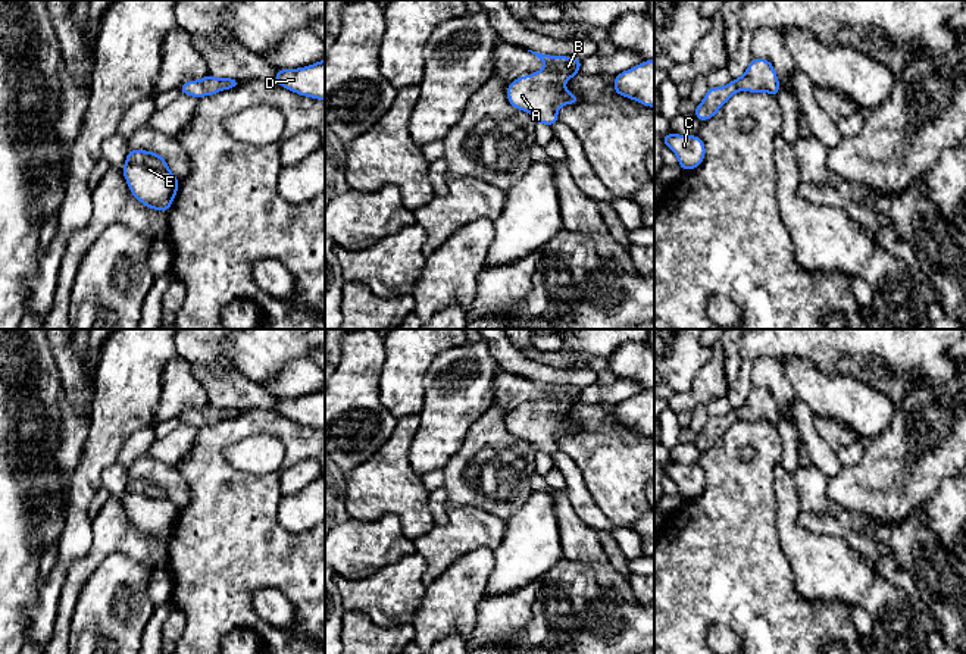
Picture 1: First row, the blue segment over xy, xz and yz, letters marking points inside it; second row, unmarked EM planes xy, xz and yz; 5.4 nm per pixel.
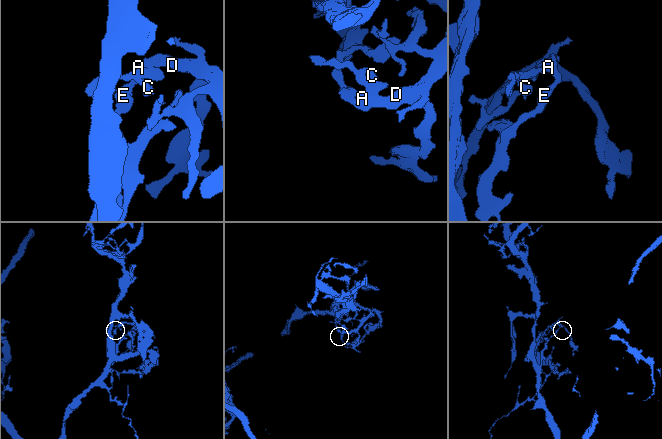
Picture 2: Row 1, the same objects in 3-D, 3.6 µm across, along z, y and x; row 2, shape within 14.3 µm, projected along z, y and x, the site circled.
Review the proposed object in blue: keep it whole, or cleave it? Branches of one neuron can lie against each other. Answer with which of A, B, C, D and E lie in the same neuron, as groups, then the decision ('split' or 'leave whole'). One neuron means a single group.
A B C D E; leave whole

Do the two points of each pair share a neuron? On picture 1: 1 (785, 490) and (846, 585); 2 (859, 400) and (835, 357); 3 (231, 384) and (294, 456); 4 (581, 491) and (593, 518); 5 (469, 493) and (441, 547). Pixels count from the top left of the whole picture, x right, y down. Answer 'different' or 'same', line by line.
1: same
2: different
3: different
4: same
5: different

